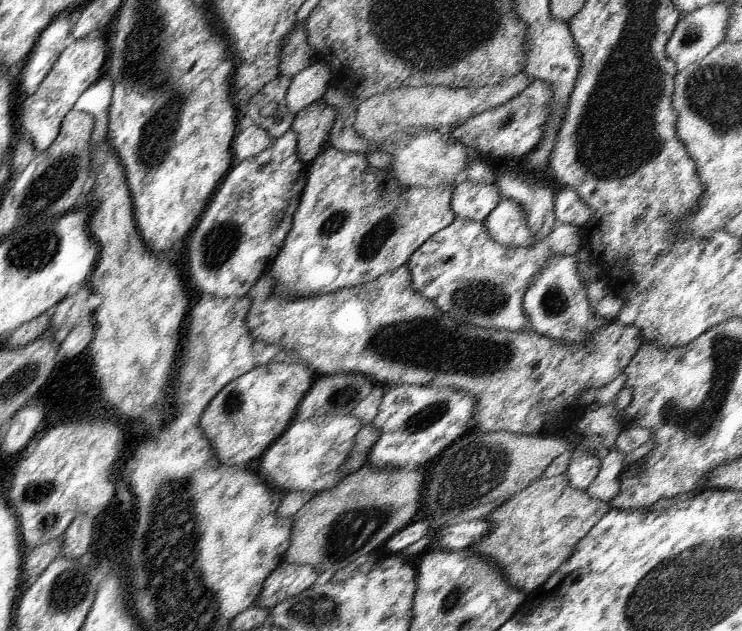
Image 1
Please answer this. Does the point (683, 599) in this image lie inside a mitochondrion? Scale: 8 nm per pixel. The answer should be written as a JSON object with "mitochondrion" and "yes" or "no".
{"mitochondrion":"yes"}

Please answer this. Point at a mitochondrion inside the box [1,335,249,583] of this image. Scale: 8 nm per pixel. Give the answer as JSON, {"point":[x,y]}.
{"point":[46,494]}

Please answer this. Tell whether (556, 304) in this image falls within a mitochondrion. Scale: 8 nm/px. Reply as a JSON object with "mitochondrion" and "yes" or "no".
{"mitochondrion":"yes"}

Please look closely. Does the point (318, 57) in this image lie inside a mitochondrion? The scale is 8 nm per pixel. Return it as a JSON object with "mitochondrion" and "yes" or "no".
{"mitochondrion":"no"}

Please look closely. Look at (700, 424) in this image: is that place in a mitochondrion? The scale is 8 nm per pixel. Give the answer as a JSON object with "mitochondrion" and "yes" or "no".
{"mitochondrion":"yes"}

